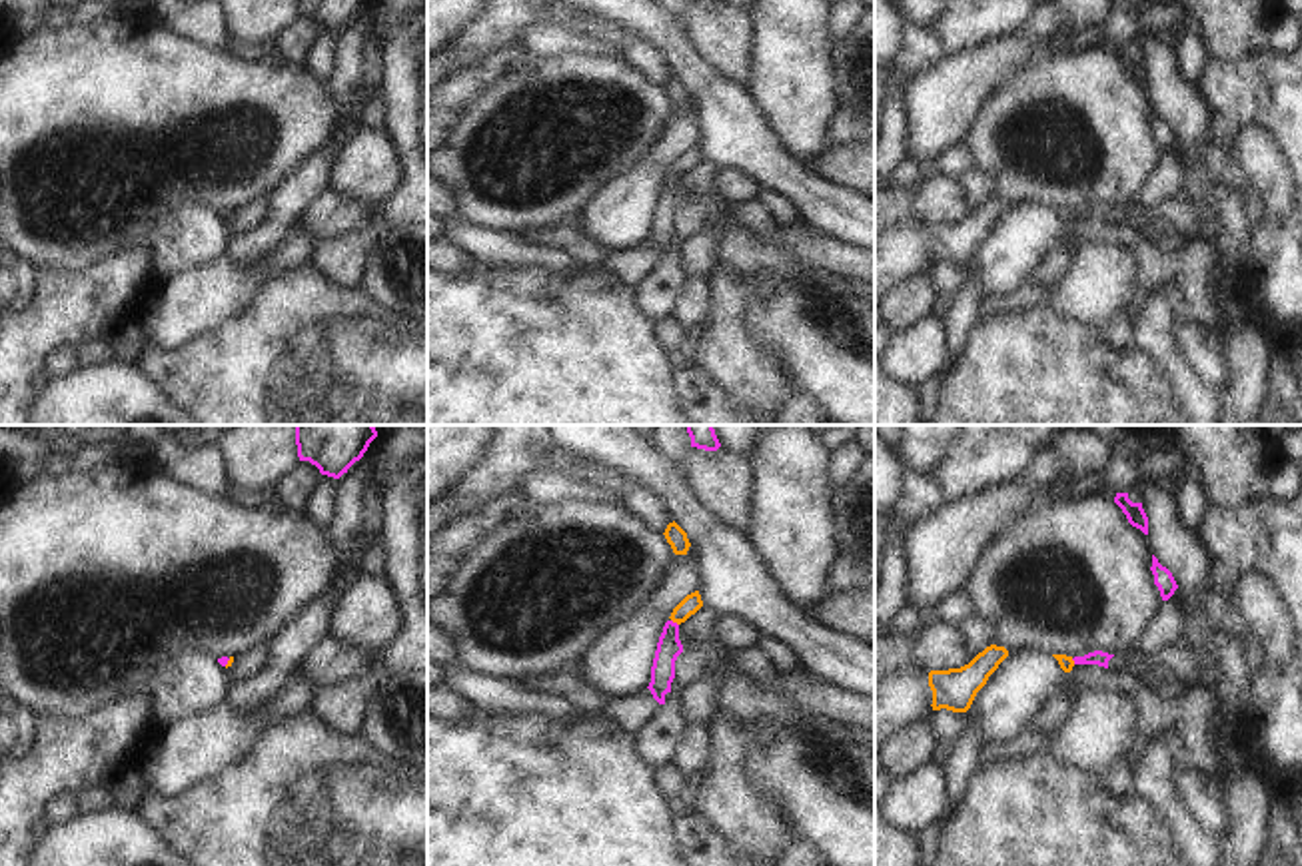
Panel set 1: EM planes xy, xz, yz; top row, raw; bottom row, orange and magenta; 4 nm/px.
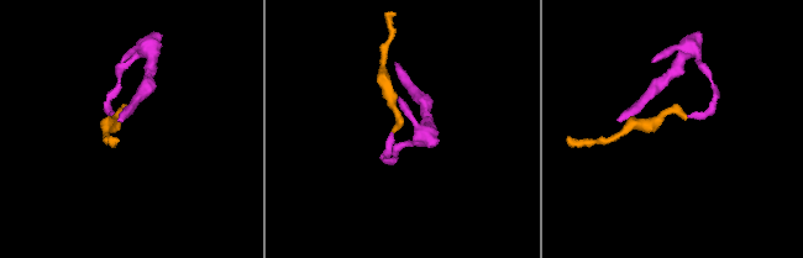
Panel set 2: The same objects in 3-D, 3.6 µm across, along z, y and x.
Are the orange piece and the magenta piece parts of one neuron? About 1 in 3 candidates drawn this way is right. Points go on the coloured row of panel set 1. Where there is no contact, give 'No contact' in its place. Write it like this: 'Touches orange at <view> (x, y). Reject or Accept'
Touches orange at xz (675, 621). Accept.

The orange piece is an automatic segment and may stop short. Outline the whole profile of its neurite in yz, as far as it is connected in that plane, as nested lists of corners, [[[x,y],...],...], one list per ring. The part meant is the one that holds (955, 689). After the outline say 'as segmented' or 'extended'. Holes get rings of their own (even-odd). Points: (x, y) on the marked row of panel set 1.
[[[990,645],[961,668],[931,670],[933,710],[967,712],[976,692],[1006,656],[1004,647]]] | as segmented

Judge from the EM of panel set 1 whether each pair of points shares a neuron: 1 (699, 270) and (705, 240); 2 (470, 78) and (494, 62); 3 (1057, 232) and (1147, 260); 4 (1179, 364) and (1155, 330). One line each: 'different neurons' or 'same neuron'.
1: same neuron
2: same neuron
3: different neurons
4: same neuron

